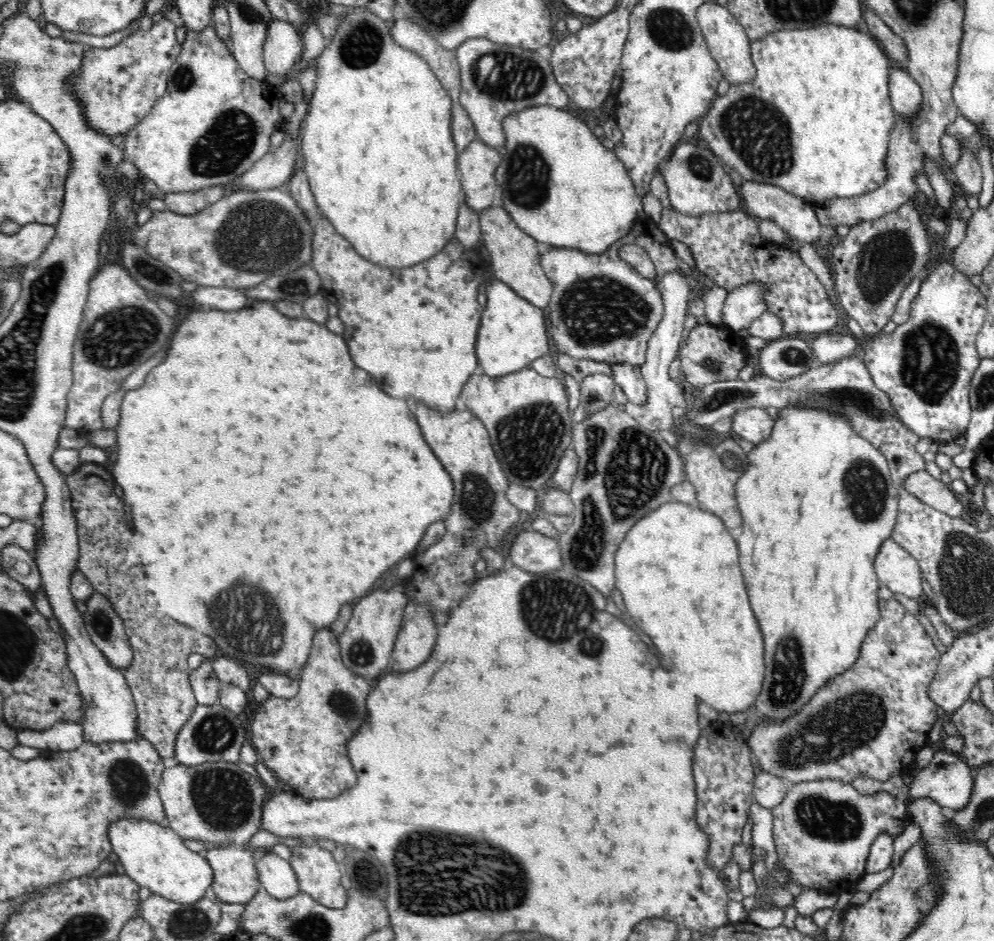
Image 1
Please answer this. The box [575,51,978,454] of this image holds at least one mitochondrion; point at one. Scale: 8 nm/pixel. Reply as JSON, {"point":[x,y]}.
{"point":[748,123]}

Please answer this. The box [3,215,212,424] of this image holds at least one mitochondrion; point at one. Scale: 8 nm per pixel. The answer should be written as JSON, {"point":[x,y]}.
{"point":[121,336]}

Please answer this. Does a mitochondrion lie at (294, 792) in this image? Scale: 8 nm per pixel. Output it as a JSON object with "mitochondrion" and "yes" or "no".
{"mitochondrion":"no"}

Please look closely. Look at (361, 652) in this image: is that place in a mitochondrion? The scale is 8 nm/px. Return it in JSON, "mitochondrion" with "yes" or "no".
{"mitochondrion":"yes"}

